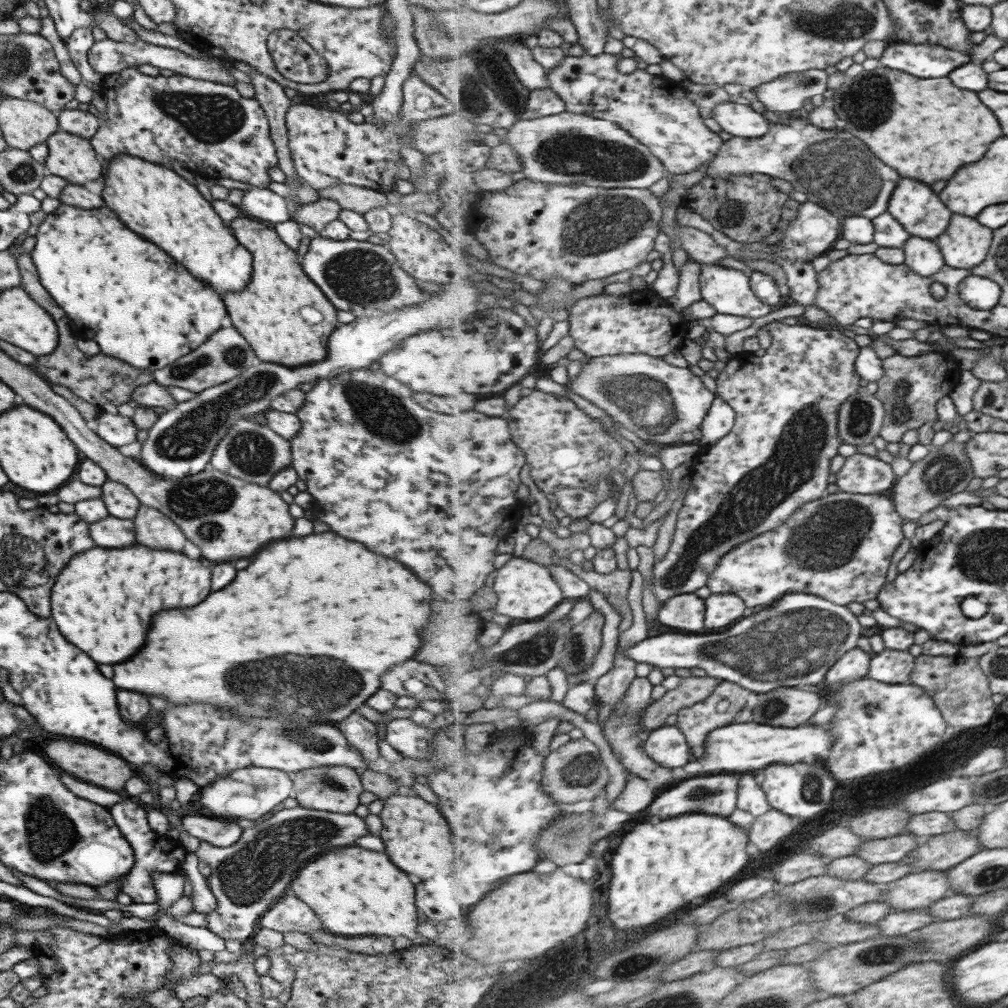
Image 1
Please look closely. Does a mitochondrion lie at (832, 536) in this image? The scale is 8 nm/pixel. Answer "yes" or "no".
yes

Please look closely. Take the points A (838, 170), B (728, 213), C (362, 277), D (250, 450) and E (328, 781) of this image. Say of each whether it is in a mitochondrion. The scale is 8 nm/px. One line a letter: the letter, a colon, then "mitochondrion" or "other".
A: mitochondrion
B: mitochondrion
C: mitochondrion
D: mitochondrion
E: mitochondrion

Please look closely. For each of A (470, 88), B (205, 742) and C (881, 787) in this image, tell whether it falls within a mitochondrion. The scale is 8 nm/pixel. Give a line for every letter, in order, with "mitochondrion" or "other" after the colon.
A: mitochondrion
B: other
C: other

